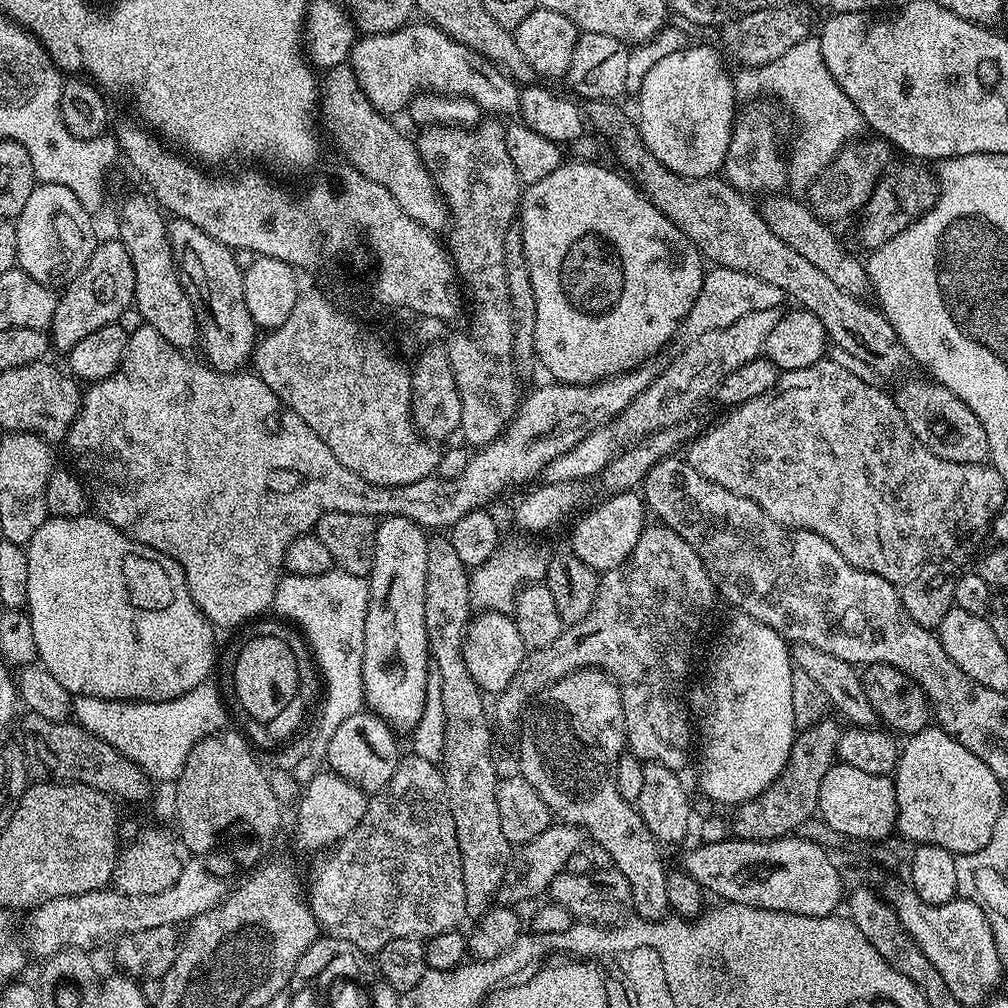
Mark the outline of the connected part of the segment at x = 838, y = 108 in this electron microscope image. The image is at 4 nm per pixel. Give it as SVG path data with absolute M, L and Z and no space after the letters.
M819 39L802 40L790 47L777 61L740 73L740 78L738 76L735 81L737 93L749 92L752 98L756 98L759 92L769 92L777 96L796 119L796 141L792 144L792 153L789 151L786 156L789 185L804 186L815 180L845 144L855 141L858 132L865 131L865 122L854 102L846 98L838 82L834 82L830 70L826 70Z

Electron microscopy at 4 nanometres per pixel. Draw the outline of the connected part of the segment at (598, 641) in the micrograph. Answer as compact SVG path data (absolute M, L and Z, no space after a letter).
M659 522L649 523L628 560L599 577L590 614L577 624L567 625L550 646L531 649L506 690L495 693L495 727L515 733L526 705L541 690L567 673L598 668L618 686L627 751L641 762L680 770L692 744L687 736L688 724L680 717L688 647L692 644L692 631L716 600L718 593L710 574L692 547L674 530Z

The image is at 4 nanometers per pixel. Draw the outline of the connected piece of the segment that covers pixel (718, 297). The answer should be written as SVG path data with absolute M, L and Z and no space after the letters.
M712 266L704 273L698 296L694 298L692 309L680 326L679 335L684 336L685 341L690 341L710 330L722 330L722 326L730 326L730 322L738 322L738 318L752 314L754 310L780 308L785 300L783 290L774 286L774 282L762 282L762 278L754 278L754 274Z

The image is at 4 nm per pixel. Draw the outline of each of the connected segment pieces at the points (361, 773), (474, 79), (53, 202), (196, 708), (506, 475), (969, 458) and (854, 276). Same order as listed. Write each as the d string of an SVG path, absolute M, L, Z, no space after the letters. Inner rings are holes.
M362 710L346 718L346 722L334 730L334 738L330 738L328 743L327 767L366 794L378 793L386 786L386 782L390 782L390 778L394 778L394 770L402 759L400 744L396 739L397 733L389 728L386 721L372 712Z
M409 22L393 32L373 32L357 39L350 63L358 86L379 112L403 113L422 90L443 90L467 96L488 114L501 117L519 113L520 88L496 64L482 54L462 46L431 22ZM496 112L501 112L496 113Z
M37 183L36 188L26 198L19 216L15 217L16 225L16 263L20 271L40 284L63 286L76 277L81 263L94 254L98 235L92 229L93 217L84 209L82 202L66 190L66 186ZM60 252L76 252L64 260L60 268Z
M212 682L200 684L184 696L173 700L107 700L93 696L73 696L72 711L75 723L90 730L102 742L110 742L114 750L130 758L153 781L175 782L186 766L190 750L205 735L221 731L228 720L220 692Z
M141 323L138 330L128 333L128 345L122 354L122 362L118 366L118 370L114 370L114 374L110 374L110 378L102 378L89 383L83 389L80 409L74 418L74 422L68 427L68 434L64 437L62 444L63 447L68 447L68 456L72 459L73 464L71 464L71 467L83 483L95 515L99 516L101 520L110 522L110 526L114 526L119 532L126 534L132 540L142 542L142 546L150 546L154 550L174 558L174 562L178 562L178 566L184 571L186 586L190 590L190 598L194 598L194 602L200 607L200 613L217 629L236 627L236 629L239 629L241 626L263 617L265 615L263 612L272 608L272 599L276 593L276 585L280 583L282 569L284 568L284 555L290 546L290 542L294 542L294 538L299 536L309 535L315 529L318 518L322 518L322 514L345 512L346 514L362 514L373 518L401 516L425 530L431 530L431 528L436 528L432 530L450 530L454 526L454 522L458 522L458 518L470 514L476 508L488 506L488 503L499 492L506 491L511 484L520 484L534 476L539 477L547 464L552 462L554 458L558 458L558 454L564 454L566 450L570 450L570 446L574 446L582 438L586 438L586 434L590 434L599 424L606 424L618 414L622 414L622 410L626 410L626 406L630 406L630 402L634 402L634 398L638 398L638 394L642 394L642 390L646 390L646 386L650 386L650 382L654 382L654 378L658 378L660 371L669 362L667 355L657 354L650 360L643 360L637 368L632 368L629 372L619 372L617 376L595 380L592 384L547 382L548 384L534 389L529 396L527 393L521 399L516 409L516 416L508 423L508 427L489 444L477 447L469 455L466 468L462 470L462 474L458 474L456 478L442 478L433 474L418 482L410 482L402 486L378 486L374 482L366 482L366 478L354 474L354 470L346 470L346 466L342 466L342 462L338 462L338 458L334 458L330 446L326 446L326 442L322 442L322 438L318 438L318 434L314 434L314 430L310 430L310 426L306 426L306 422L302 422L302 418L298 418L298 414L291 412L278 398L278 394L274 394L274 390L270 390L270 386L266 386L266 382L262 382L259 376L248 370L220 372L199 359L197 359L198 361L191 360L188 355L187 351L175 348L173 344L166 342L166 338L162 338L162 334L158 334L158 330L154 330L149 324Z
M931 378L923 379L908 380L894 391L898 410L902 418L906 418L906 426L910 426L914 438L918 438L930 454L938 454L938 458L946 458L946 462L985 463L990 457L990 442L986 430L982 430L982 422L978 422L978 414L974 414L958 394L946 390L946 386Z
M768 194L763 197L764 205L761 203L758 211L764 217L766 226L770 226L770 230L778 234L778 238L782 238L786 246L790 246L790 250L798 250L798 254L802 254L806 262L818 266L818 270L822 270L822 274L826 274L826 278L830 278L834 286L846 290L846 294L854 294L854 298L865 299L870 292L865 261L846 252L840 245L839 238L828 229L831 227L821 220L807 203L800 201L799 204L798 201L784 195Z

